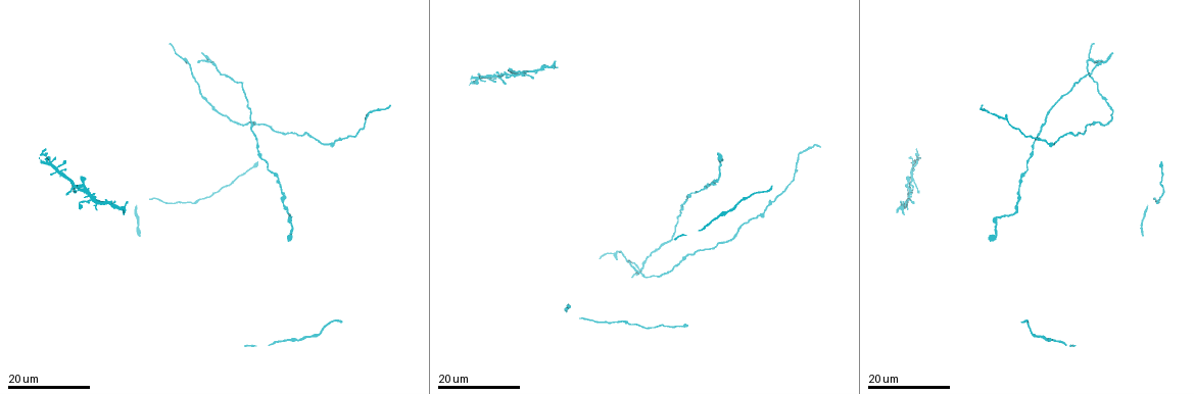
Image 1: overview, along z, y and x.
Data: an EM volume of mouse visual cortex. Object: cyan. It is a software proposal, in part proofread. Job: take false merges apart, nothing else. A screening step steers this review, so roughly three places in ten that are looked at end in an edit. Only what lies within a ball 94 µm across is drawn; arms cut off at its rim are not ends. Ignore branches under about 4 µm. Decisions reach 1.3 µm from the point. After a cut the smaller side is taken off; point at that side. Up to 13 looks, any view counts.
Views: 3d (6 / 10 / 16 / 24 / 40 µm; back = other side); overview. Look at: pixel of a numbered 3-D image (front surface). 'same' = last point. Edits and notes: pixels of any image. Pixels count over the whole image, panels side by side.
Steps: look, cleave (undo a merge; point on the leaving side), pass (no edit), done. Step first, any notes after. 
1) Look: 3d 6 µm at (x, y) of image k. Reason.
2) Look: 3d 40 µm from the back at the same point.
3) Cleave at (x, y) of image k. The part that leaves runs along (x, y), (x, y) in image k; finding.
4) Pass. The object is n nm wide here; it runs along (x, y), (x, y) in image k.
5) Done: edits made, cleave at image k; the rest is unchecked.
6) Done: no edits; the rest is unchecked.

Look: 3d 16 µm at (1088, 58) of image 1. Three arms meet.

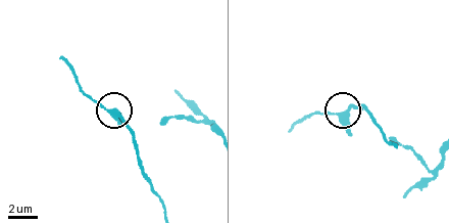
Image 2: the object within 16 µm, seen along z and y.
Look: 3d 10 µm at (340, 113) of image 2.

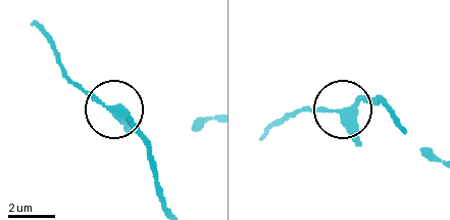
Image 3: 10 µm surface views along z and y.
Pass. 3 arms meet here; one cell here.

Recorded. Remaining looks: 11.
Look: 3d 16 µm at (1031, 151) of image 1. Narrows sharply.

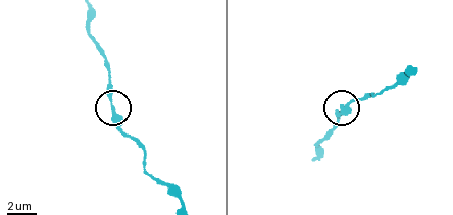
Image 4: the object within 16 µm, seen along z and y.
Look: 3d 6 µm at (113, 107) of image 4. Zoom in.

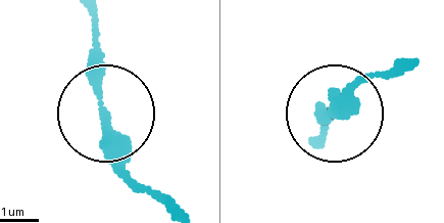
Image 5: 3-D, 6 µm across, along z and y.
Pass. It runs along (155, 203), (116, 154), (97, 86), (97, 17) in image 5; continuous, no second cell.

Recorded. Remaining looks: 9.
Look: 3d 16 µm at (1042, 128) of image 1. Calibre changes.

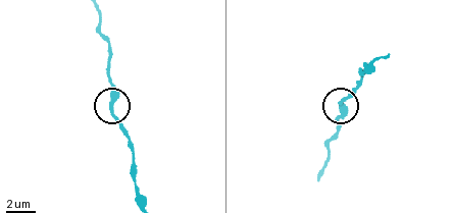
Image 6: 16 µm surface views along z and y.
Look: 3d 10 µm at (341, 102) of image 6.

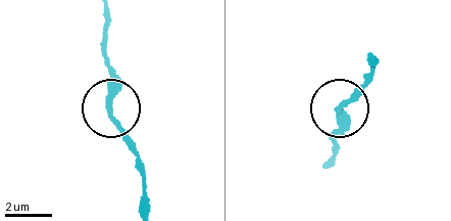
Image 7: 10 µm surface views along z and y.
Pass. It runs along (145, 201), (136, 153), (110, 106), (106, 61) in image 7; continuous, no second cell.

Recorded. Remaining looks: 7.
Look: 3d 16 µm at (1037, 138) of image 1. Calibre changes.

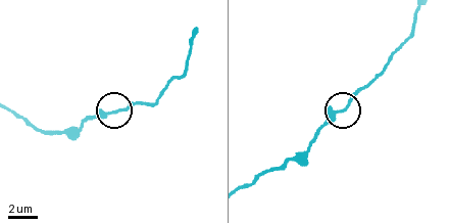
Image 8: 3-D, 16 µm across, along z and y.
Look: 3d 6 µm at (340, 112) of image 8.

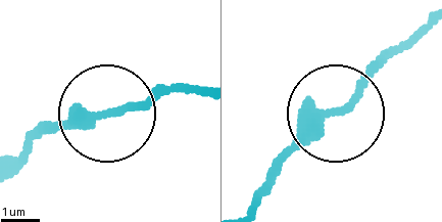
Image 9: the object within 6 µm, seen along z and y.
Look: 3d 6 µm from the back at (106, 116) of image 9.

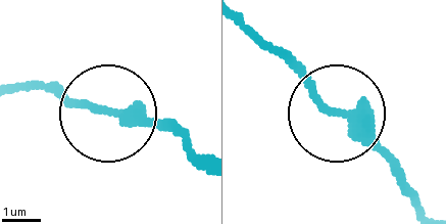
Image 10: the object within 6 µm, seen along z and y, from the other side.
Pass. It runs along (205, 159), (172, 132), (13, 84) in image 10; one cell here.

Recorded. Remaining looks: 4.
Look: 3d 16 µm at (996, 220) of image 1. A fork.

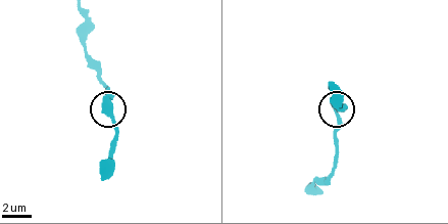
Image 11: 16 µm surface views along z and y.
Look: 3d 10 µm at (108, 103) of image 11. Closer look.

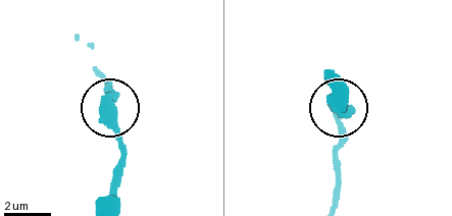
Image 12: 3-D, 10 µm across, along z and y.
Pass. The object is 370 nm wide here; all the same cell.

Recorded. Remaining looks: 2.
Look: 3d 24 µm at (94, 202) of image 1. Four arms meet.

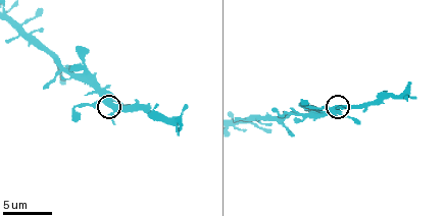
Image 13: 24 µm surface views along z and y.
Look: 3d 6 µm at (108, 101) of image 13. Zoom in.

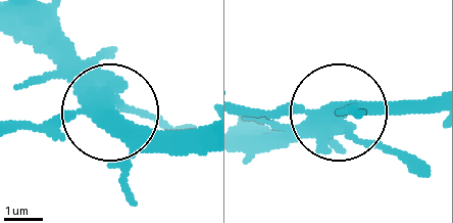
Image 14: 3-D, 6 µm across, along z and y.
Pass. 4 arms meet here; continuous, no second cell.

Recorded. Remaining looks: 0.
Done: no edits; the rest is unchecked.

